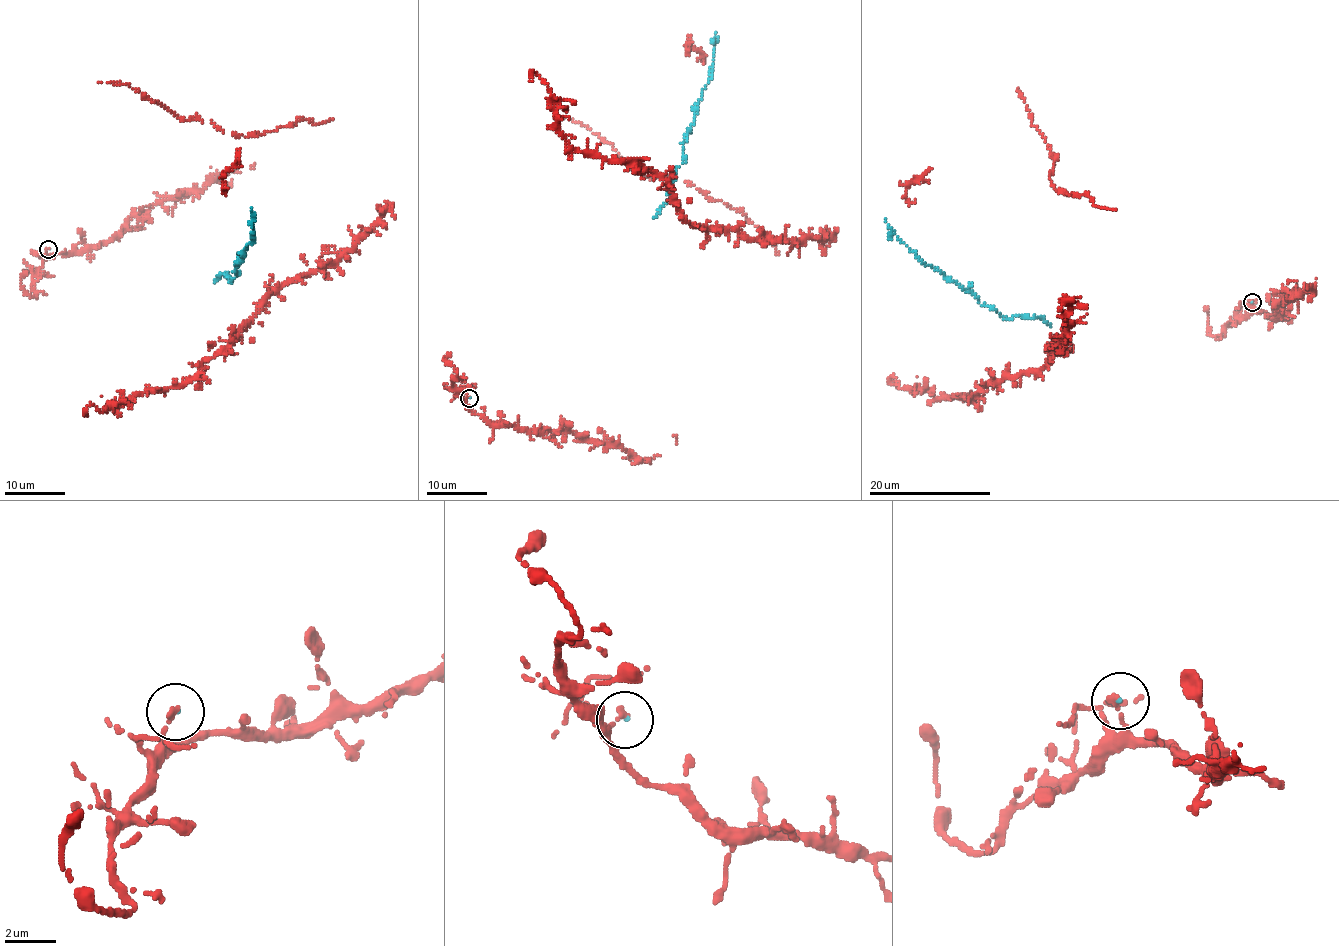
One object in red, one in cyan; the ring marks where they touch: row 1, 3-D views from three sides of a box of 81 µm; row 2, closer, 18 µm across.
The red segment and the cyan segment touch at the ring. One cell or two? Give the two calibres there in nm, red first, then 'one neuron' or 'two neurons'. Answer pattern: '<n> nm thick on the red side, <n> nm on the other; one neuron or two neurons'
240 nm thick on the red side, 90 nm on the other; one neuron

